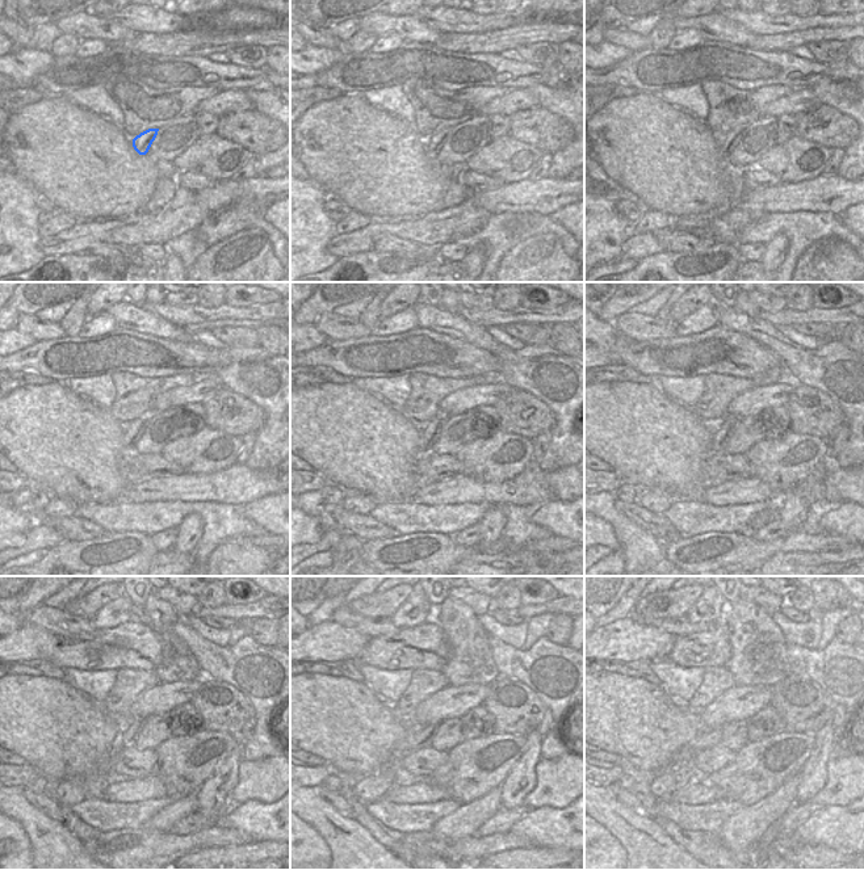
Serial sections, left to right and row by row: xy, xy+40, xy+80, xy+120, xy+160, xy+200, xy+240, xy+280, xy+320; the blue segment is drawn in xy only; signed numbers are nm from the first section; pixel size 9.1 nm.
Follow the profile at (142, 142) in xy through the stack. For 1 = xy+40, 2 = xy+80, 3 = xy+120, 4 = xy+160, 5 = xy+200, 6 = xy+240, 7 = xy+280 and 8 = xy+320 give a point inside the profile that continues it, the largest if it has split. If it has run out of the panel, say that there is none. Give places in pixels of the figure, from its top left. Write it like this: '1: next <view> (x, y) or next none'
1: next xy+40 (436, 141)
2: next xy+80 (732, 139)
3: next xy+120 (134, 433)
4: next xy+160 (428, 437)
5: next xy+200 (720, 440)
6: next xy+240 (129, 738)
7: next xy+280 (420, 738)
8: next xy+320 (705, 739)

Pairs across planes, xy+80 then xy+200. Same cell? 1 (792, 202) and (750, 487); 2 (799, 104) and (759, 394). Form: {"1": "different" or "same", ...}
{"1": "same", "2": "same"}

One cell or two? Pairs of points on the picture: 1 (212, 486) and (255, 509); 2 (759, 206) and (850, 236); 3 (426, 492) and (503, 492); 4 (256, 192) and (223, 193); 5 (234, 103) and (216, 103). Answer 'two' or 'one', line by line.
1: two
2: two
3: one
4: one
5: one

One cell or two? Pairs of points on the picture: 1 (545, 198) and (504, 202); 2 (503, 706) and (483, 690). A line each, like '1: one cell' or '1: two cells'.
1: one cell
2: two cells

